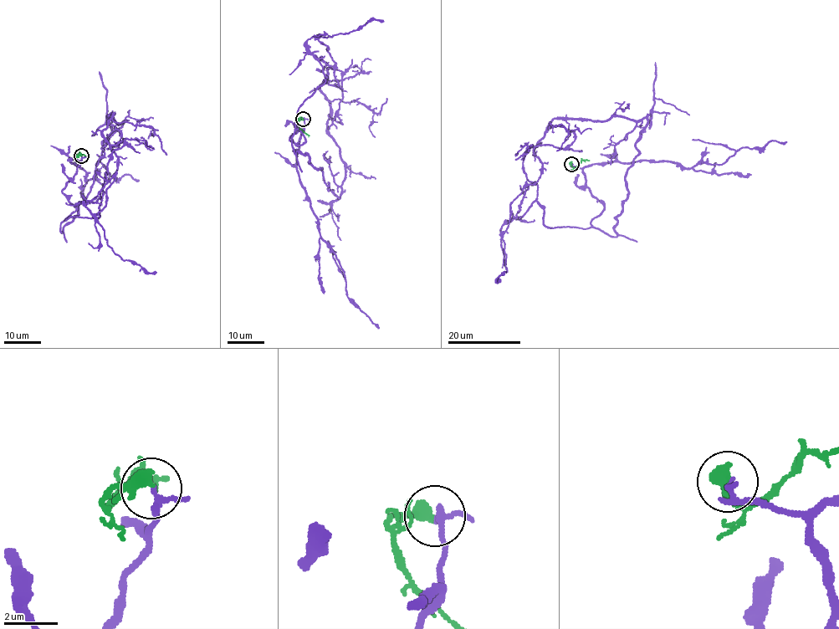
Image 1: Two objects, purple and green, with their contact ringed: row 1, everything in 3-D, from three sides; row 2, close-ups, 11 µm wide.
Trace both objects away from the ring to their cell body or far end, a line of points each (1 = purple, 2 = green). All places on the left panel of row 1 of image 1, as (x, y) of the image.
1: (80, 155), (62, 191), (76, 209), (67, 220), (99, 217), (124, 144), (109, 144), (108, 122), (153, 137)
2: (80, 155), (74, 159), (79, 153), (85, 156)

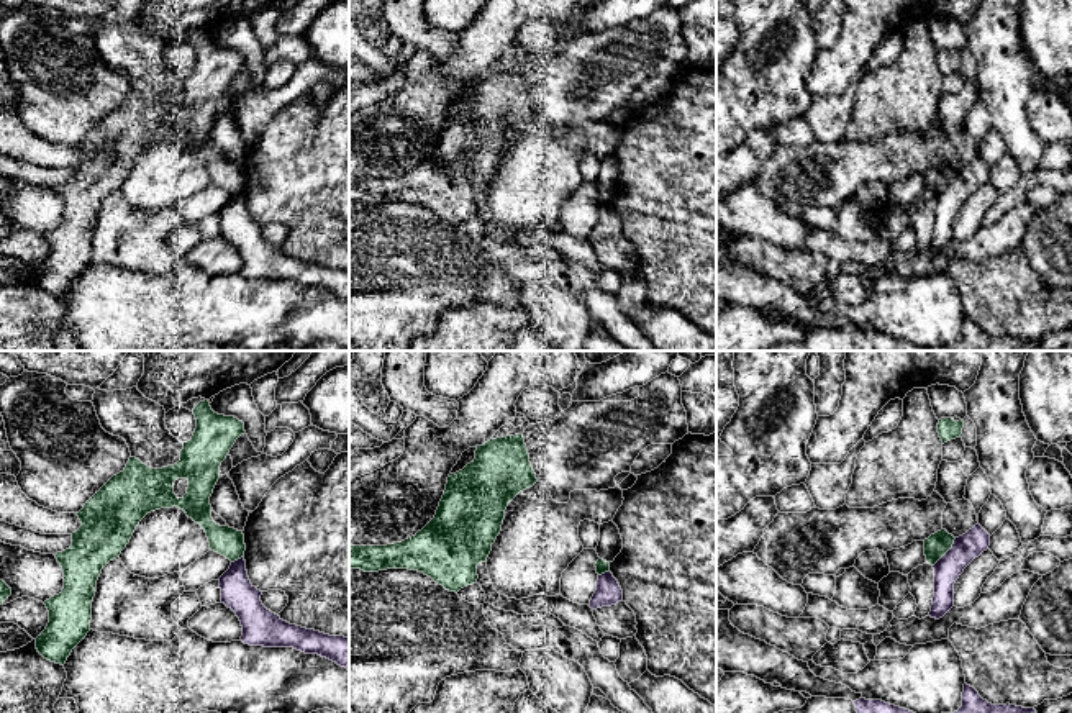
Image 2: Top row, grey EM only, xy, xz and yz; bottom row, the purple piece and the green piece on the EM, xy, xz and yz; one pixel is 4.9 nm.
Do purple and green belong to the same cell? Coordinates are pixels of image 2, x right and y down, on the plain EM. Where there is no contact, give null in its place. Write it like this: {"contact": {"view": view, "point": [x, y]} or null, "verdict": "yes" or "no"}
{"contact": {"view": "yz", "point": [946, 186]}, "verdict": "no"}

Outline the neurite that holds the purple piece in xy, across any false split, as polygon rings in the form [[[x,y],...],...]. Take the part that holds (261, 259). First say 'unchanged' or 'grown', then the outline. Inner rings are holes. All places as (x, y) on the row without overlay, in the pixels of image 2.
unchanged; [[[244,190],[231,195],[220,210],[220,221],[221,236],[231,241],[241,254],[244,277],[293,280],[326,290],[341,300],[349,298],[349,270],[290,257],[262,238],[262,225],[251,216]]]

